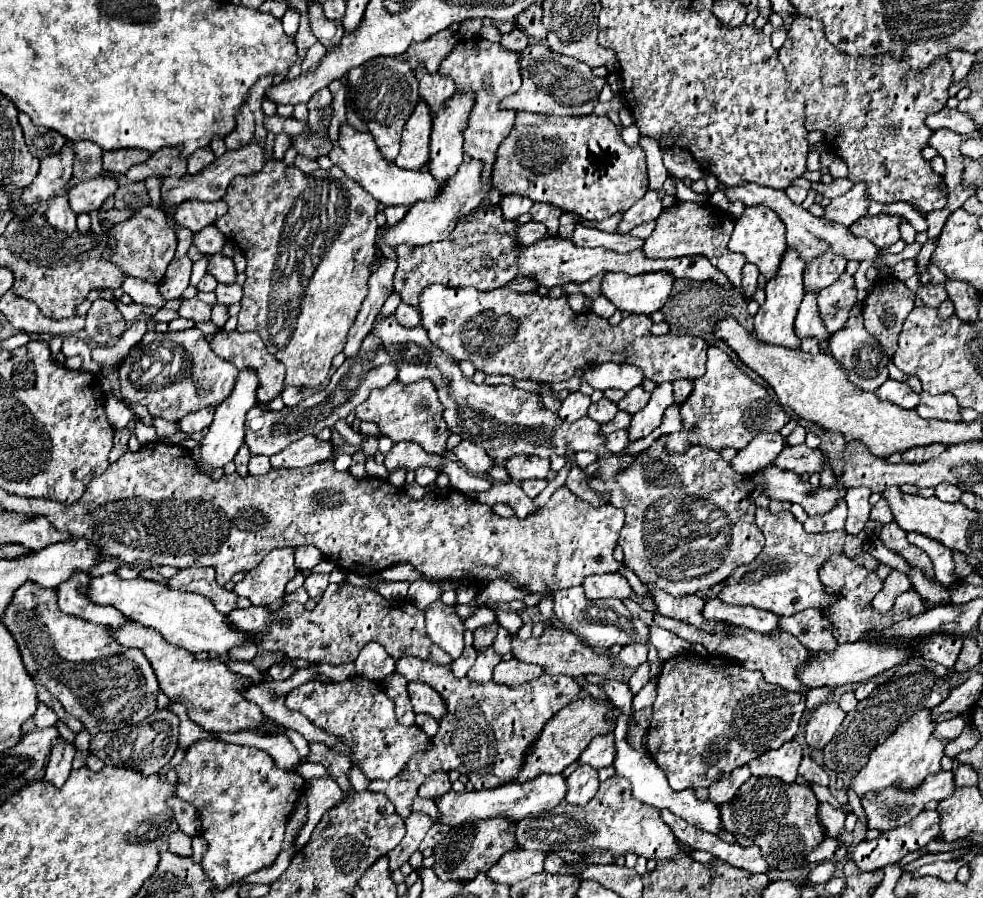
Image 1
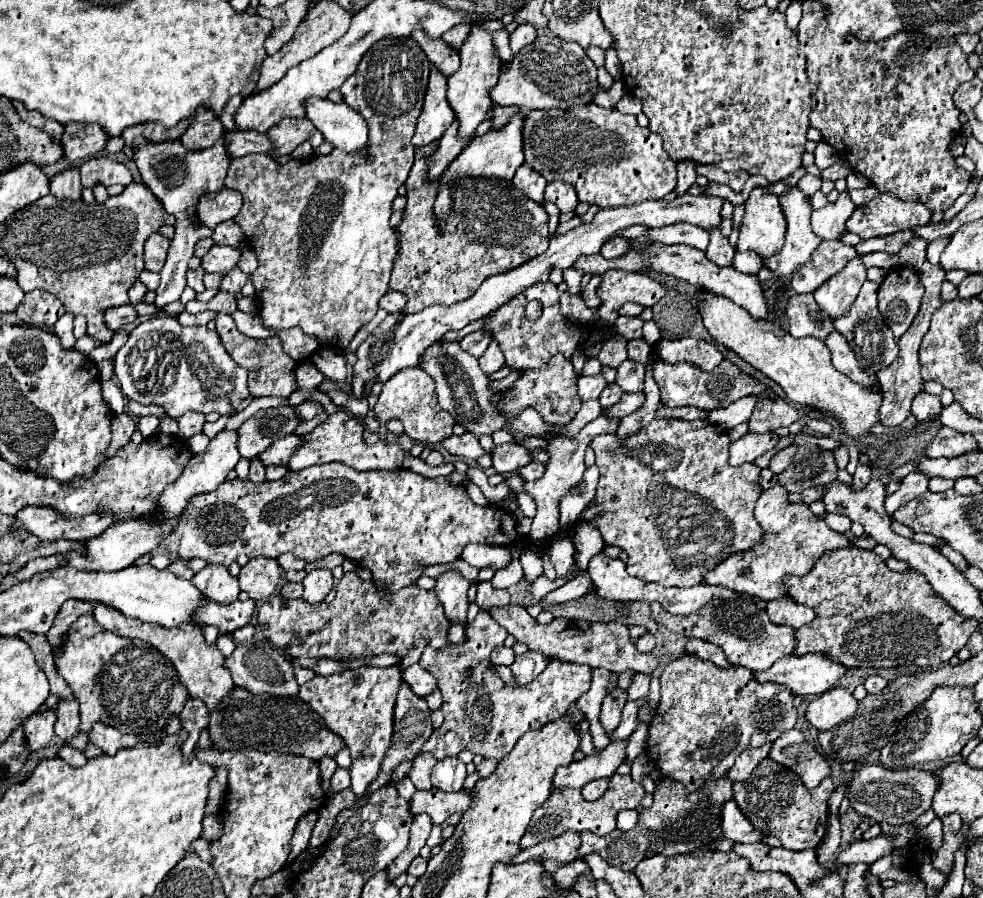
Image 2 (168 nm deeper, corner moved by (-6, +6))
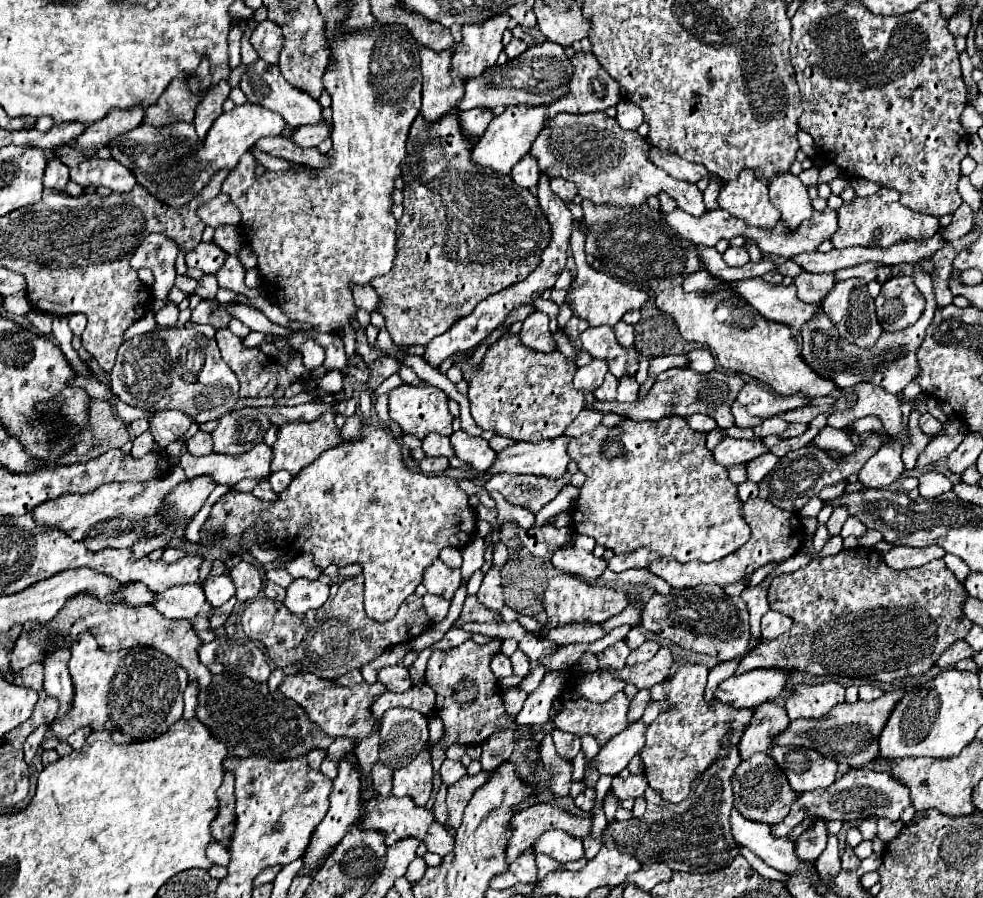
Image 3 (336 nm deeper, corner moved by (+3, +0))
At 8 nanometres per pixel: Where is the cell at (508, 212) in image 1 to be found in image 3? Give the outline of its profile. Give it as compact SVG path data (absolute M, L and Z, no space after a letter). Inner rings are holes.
M527 155L523 157L511 171L511 177L513 181L519 185L519 187L525 187L525 189L531 189L537 185L539 181L539 167L537 167L537 161Z

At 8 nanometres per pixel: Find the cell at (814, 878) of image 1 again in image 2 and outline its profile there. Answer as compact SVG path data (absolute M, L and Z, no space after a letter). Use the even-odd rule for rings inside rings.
M880 835L880 837L870 839L870 841L852 843L848 849L844 849L840 853L836 865L850 865L850 863L858 863L858 861L872 865L876 859L880 859L880 855L886 855L888 851L894 851L892 837Z

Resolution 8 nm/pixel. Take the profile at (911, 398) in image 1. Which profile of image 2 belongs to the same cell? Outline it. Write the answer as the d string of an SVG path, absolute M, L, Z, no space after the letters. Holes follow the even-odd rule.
M928 393L916 395L916 401L912 403L912 413L916 415L918 421L940 419L940 413L942 413L940 397L934 397L934 395L928 395Z

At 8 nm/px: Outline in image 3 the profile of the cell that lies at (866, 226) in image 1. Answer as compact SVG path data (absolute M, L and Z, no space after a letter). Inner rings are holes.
M881 189L869 197L855 197L851 203L843 203L839 209L839 229L831 237L833 247L845 249L853 245L865 247L889 247L903 239L927 239L939 231L939 219L917 213L899 205L899 193L895 189Z

